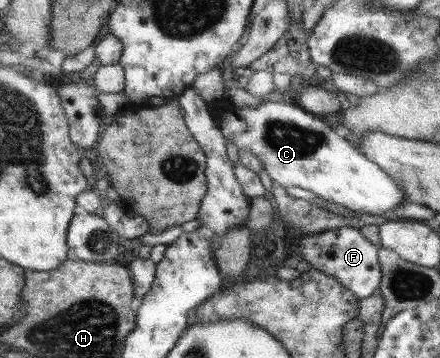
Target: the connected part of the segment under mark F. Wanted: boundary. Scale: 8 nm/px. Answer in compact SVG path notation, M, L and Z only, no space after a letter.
M343 226L323 233L309 234L300 241L298 248L303 254L303 260L307 261L311 268L337 278L337 281L349 288L357 298L362 300L378 293L381 285L381 266L377 258L379 249L371 240L365 238L359 229Z

